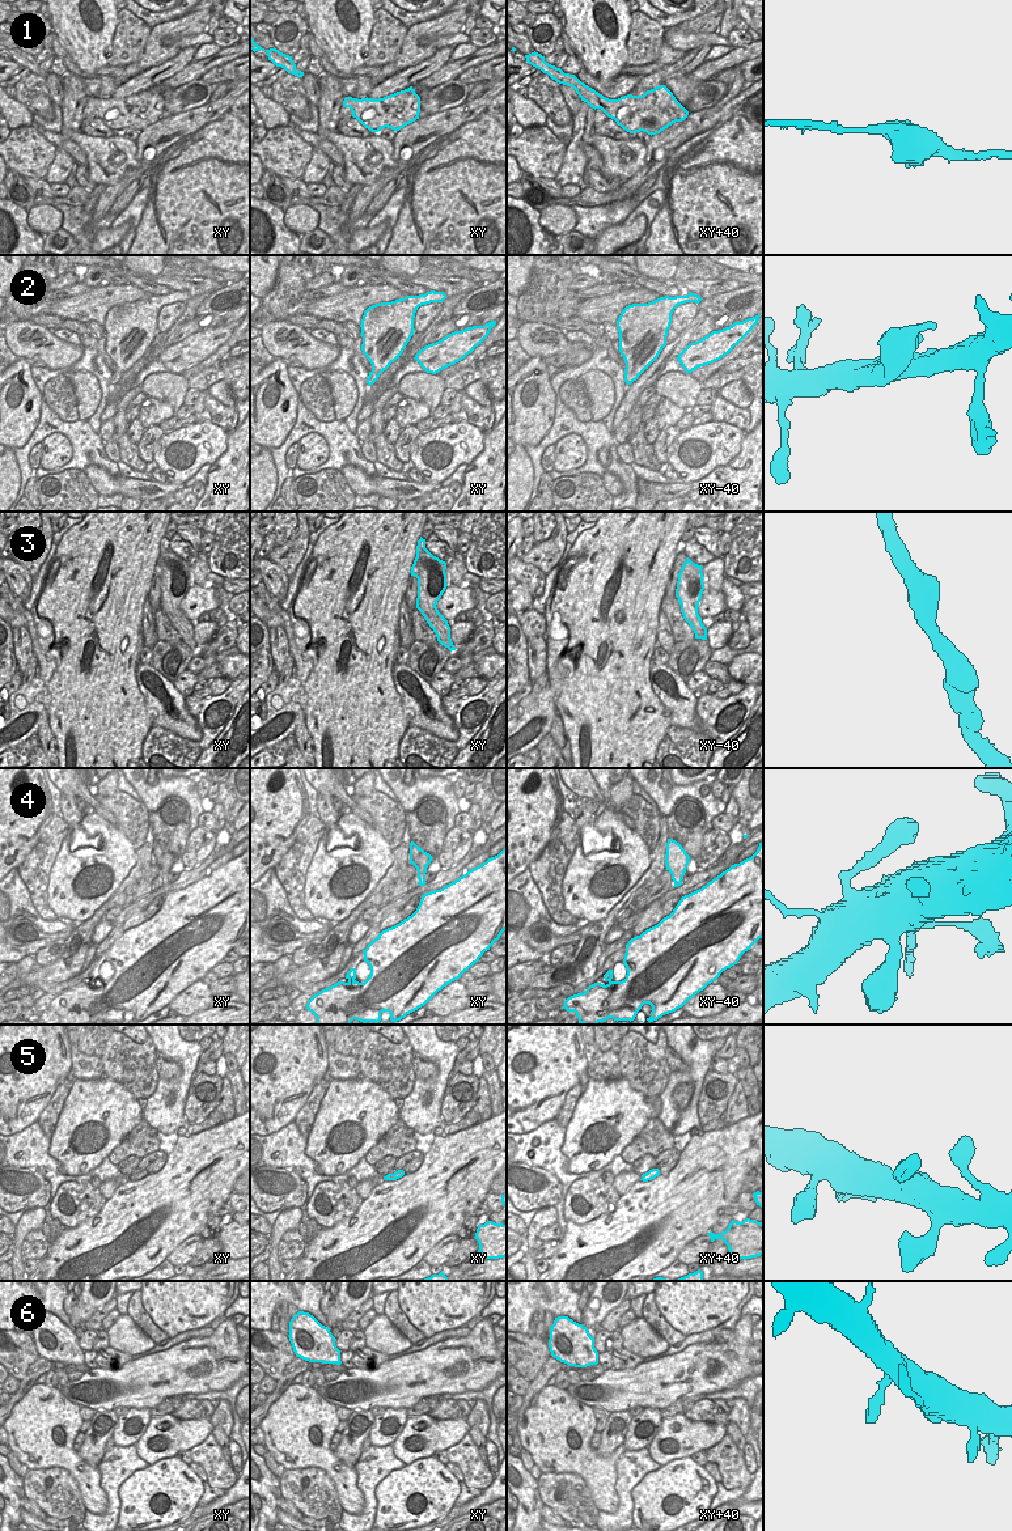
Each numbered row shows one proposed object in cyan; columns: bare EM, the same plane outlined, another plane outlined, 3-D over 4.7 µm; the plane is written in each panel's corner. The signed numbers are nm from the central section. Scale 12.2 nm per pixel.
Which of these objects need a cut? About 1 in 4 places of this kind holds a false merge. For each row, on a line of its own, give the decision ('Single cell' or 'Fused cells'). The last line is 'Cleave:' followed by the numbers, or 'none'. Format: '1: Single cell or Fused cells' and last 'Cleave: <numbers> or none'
1: Fused cells
2: Single cell
3: Single cell
4: Single cell
5: Single cell
6: Single cell
Cleave: 1.

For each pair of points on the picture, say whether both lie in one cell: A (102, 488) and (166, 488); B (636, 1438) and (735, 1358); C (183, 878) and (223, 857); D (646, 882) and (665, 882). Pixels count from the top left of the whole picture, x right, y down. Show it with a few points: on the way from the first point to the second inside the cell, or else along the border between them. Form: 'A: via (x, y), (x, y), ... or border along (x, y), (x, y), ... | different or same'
A: via (118, 486), (151, 484) | same
B: border along (644, 1407), (660, 1411) | different
C: via (193, 876), (214, 861) | same
D: border along (665, 868), (646, 894) | different

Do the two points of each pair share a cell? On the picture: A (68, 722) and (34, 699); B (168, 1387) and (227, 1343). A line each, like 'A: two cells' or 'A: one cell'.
A: two cells
B: one cell

